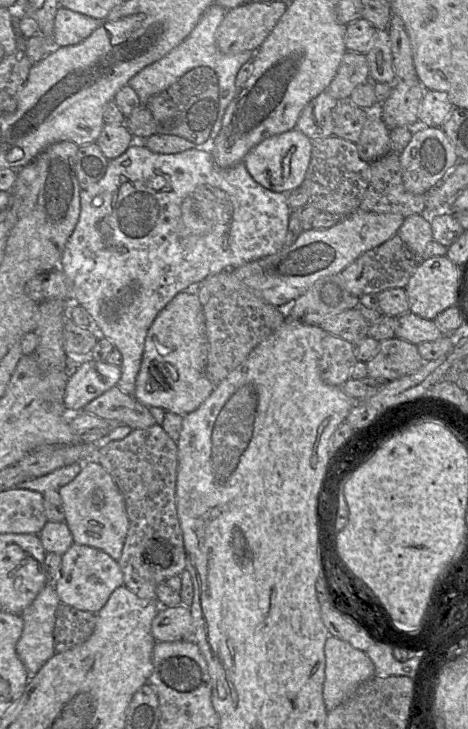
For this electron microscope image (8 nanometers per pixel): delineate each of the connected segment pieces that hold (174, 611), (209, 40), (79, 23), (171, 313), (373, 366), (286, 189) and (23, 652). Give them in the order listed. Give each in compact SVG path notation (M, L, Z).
M184 605L161 607L152 621L151 632L156 641L192 639L193 618Z
M219 5L210 6L200 18L189 36L166 56L146 66L128 84L138 95L141 105L144 106L148 99L169 88L189 71L204 67L213 71L218 77L218 114L212 127L209 138L215 139L219 134L224 114L237 95L236 76L241 66L255 56L256 51L244 51L237 54L224 54L217 47L217 31L227 10Z
M59 7L54 18L52 41L55 47L76 45L89 37L103 19Z
M195 287L176 294L151 324L133 396L147 407L160 407L182 416L193 412L215 387L206 375L207 356L205 316Z
M395 337L381 342L379 353L367 363L368 376L391 382L417 372L426 362L417 345Z
M297 128L266 138L252 148L243 163L252 178L261 186L279 193L289 193L304 181L312 152L312 140Z
M49 582L21 612L24 626L16 653L30 675L36 674L56 653L54 626L60 602L53 582Z

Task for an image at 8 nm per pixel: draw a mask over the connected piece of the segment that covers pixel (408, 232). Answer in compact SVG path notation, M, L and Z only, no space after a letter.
M424 213L407 216L398 235L417 257L423 259L426 246L433 240L430 217Z

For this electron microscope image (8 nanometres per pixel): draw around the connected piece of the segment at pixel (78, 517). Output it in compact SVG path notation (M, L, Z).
M88 461L82 464L80 473L58 492L74 543L100 549L118 562L129 529L129 519L124 496L112 476L100 463Z

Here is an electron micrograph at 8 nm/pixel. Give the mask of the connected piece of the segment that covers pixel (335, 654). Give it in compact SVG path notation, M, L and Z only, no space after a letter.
M329 636L325 643L323 700L327 712L345 702L364 681L375 676L375 667L366 652Z

